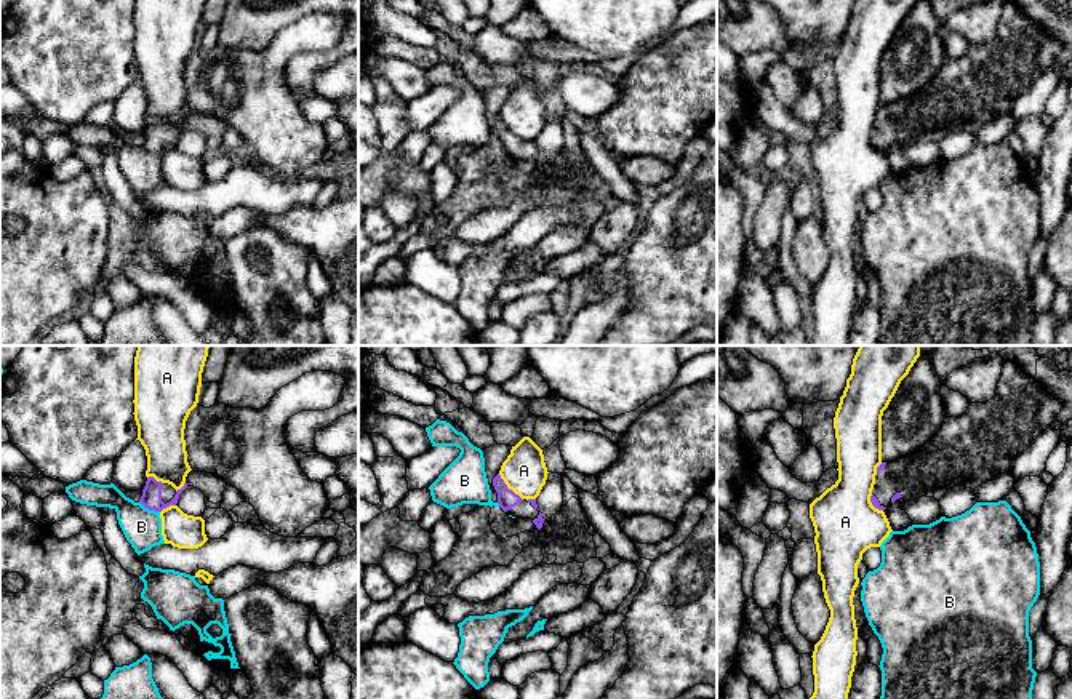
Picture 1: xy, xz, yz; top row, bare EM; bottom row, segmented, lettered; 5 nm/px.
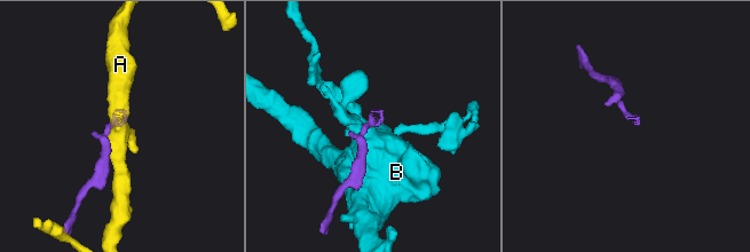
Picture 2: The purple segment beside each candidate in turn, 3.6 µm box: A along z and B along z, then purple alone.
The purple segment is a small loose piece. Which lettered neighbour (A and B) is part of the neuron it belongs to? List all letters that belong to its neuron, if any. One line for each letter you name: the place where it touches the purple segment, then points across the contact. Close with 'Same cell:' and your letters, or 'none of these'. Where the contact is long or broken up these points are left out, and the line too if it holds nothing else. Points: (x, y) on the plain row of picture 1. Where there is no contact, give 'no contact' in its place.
Same cell: none of these

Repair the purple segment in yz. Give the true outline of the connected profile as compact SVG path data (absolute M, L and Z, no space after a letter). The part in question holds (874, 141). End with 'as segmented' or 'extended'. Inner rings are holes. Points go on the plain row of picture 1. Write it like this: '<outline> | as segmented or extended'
M1003 3L995 37L986 45L970 45L958 59L947 59L931 82L917 94L877 109L870 144L885 152L902 139L914 142L938 130L978 130L997 117L1010 114L1013 102L1058 61L1062 46L1040 24L1014 3Z | extended

